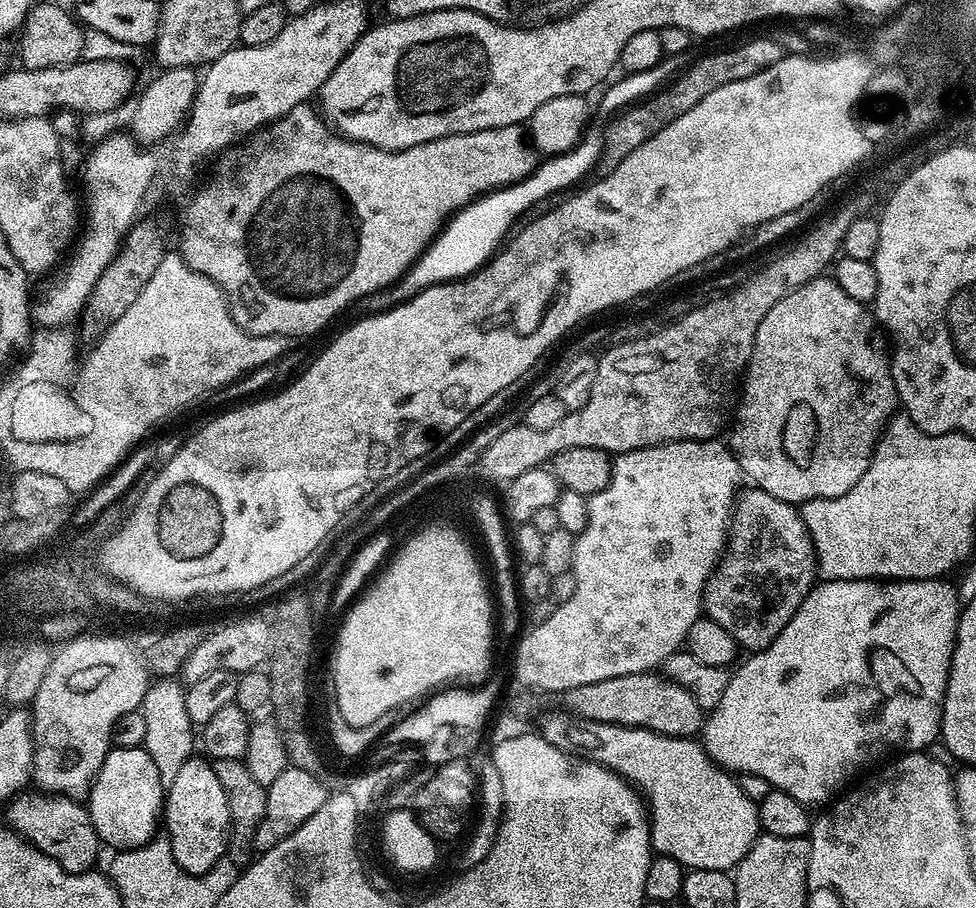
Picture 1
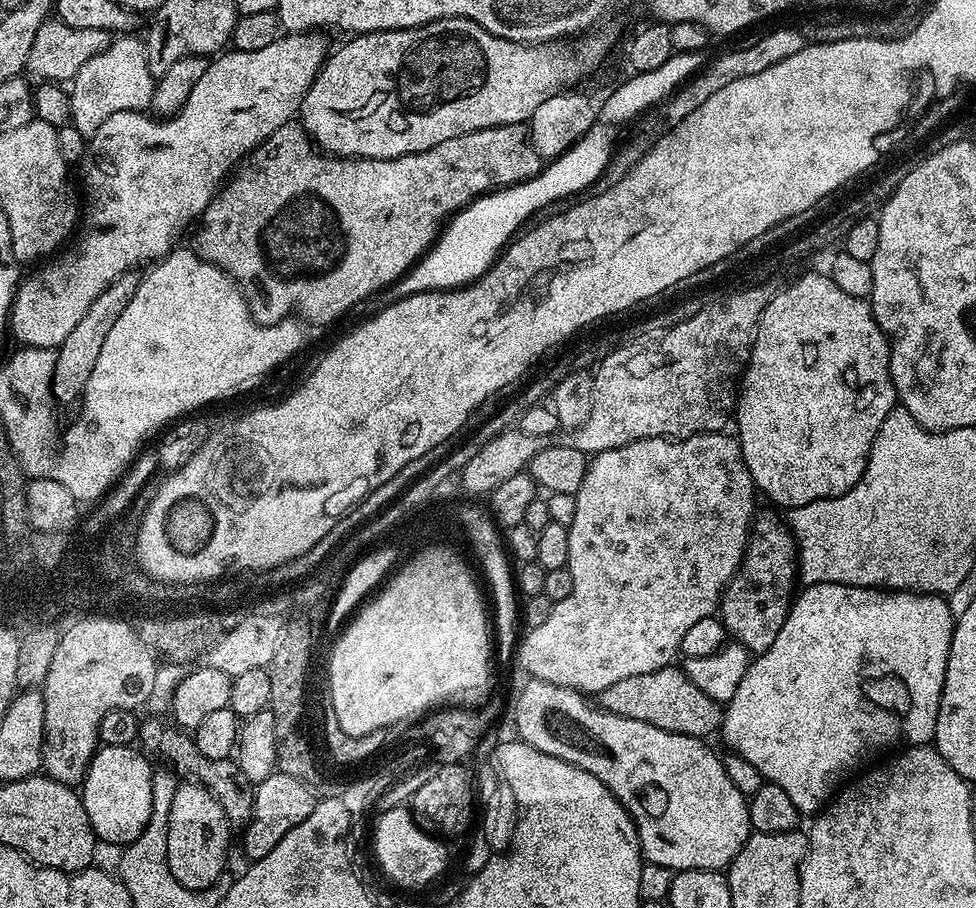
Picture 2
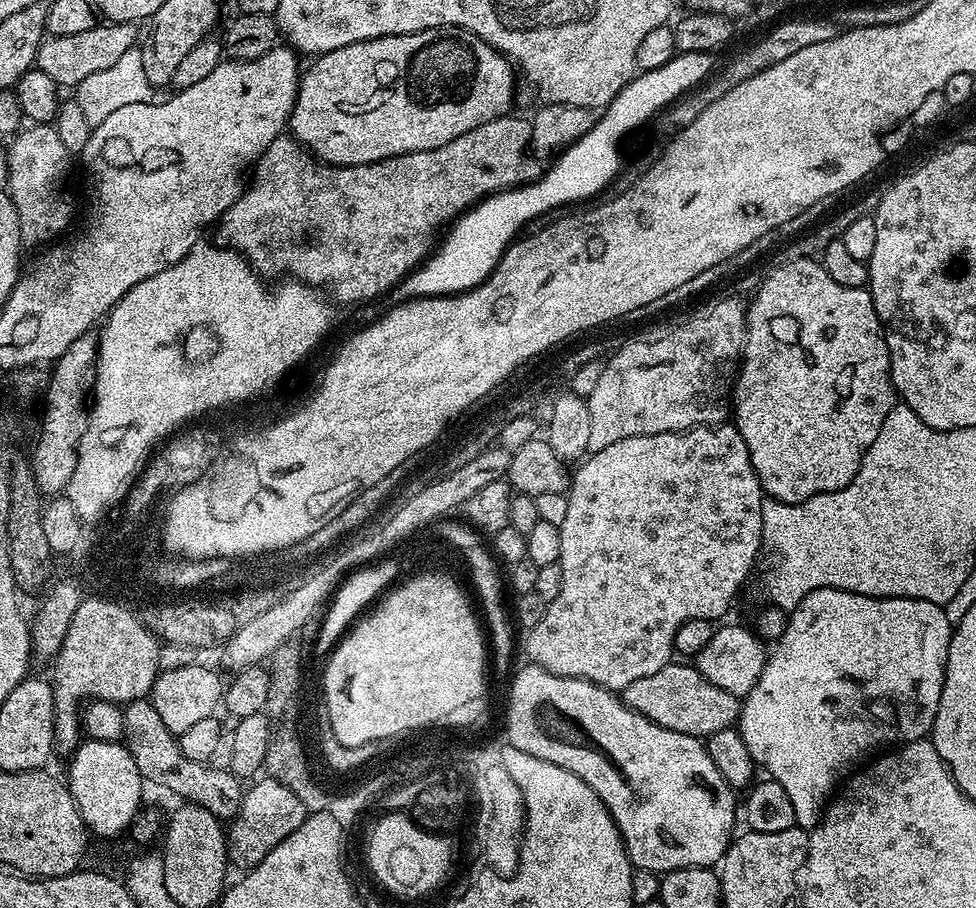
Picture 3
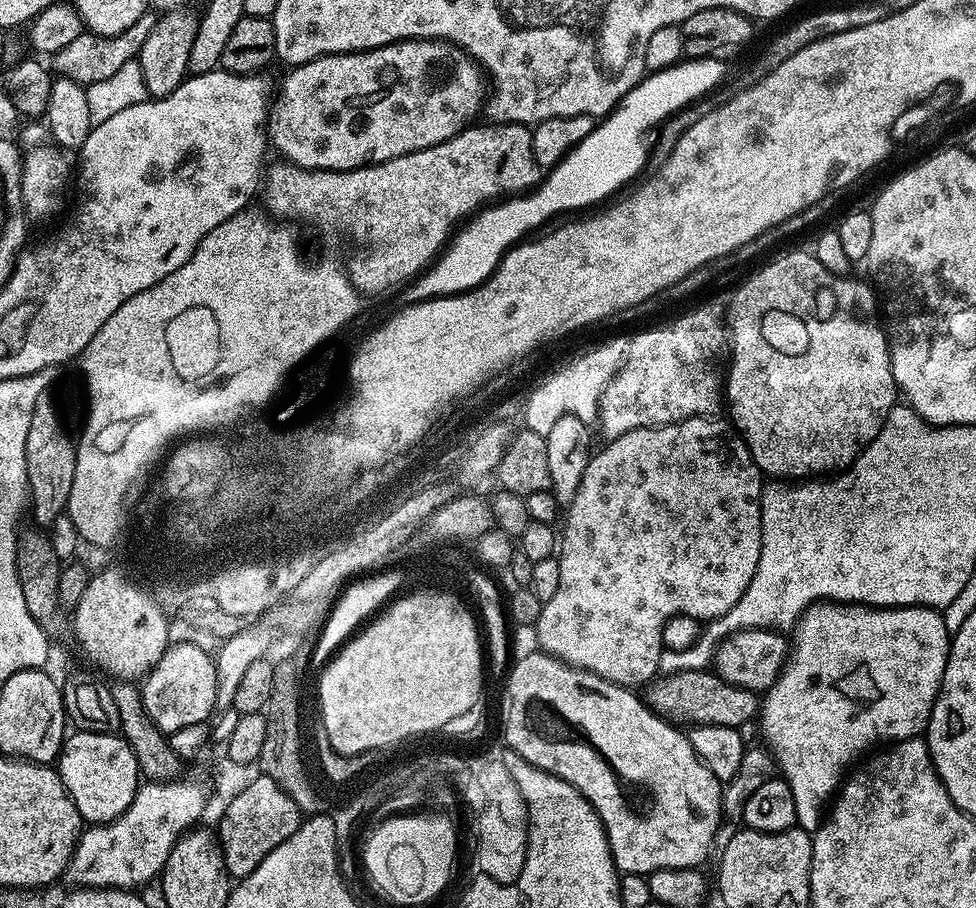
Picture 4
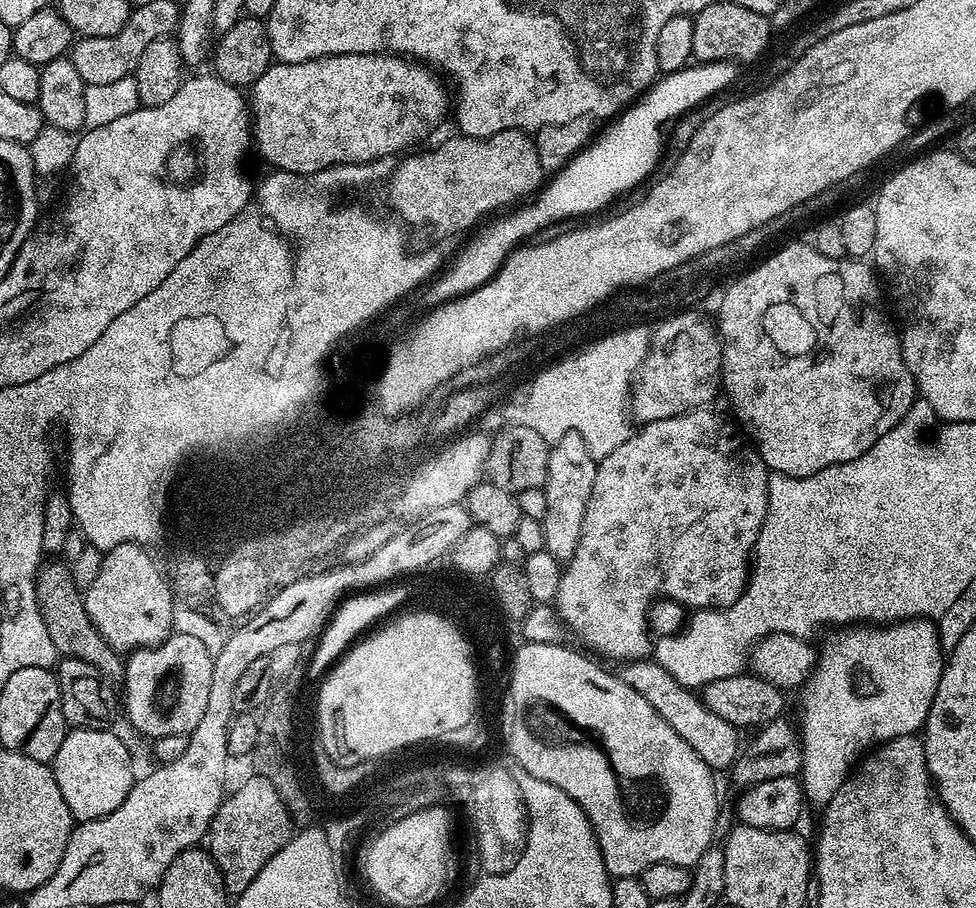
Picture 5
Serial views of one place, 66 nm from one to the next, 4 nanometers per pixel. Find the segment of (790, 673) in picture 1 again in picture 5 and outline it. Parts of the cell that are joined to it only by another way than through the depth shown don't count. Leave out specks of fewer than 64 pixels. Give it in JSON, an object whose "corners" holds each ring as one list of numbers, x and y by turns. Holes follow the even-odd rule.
{"corners":[[928,618,898,620,883,626,840,626,829,632,832,633,825,638,824,645,819,645,815,668,798,692,798,735,803,752,798,776,802,781,805,801,819,806,831,804,834,794,848,779,854,765,873,747,872,740,887,742,899,736,911,736,923,729,946,663,946,652,940,646,937,625]]}

